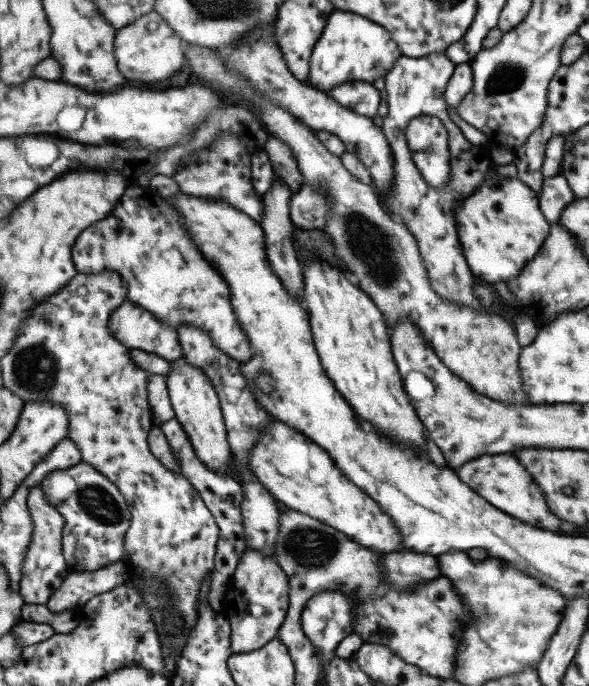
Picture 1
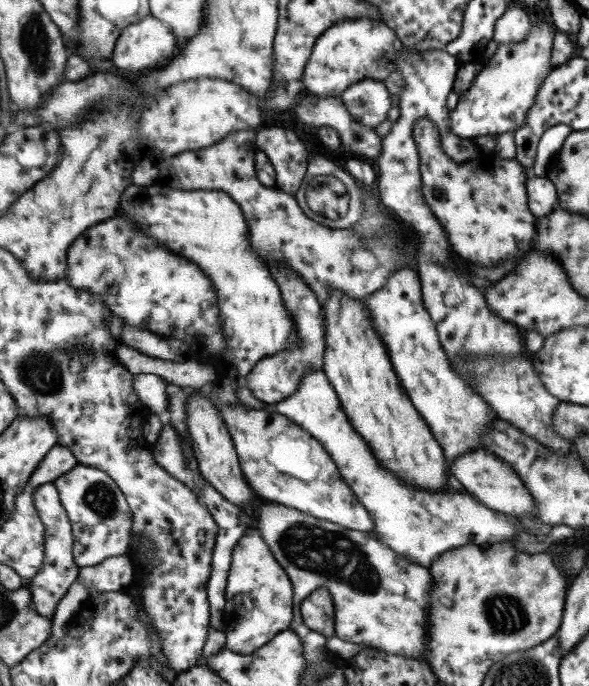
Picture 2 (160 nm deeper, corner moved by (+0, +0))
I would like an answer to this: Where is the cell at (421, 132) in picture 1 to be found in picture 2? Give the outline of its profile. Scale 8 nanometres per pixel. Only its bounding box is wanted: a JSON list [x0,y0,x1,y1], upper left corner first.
[412,118,537,266]

